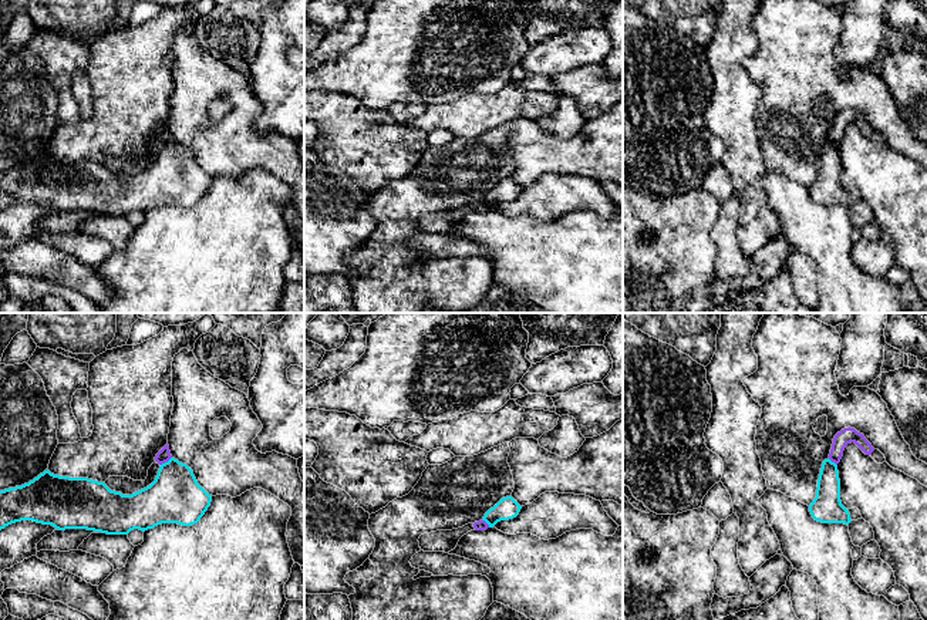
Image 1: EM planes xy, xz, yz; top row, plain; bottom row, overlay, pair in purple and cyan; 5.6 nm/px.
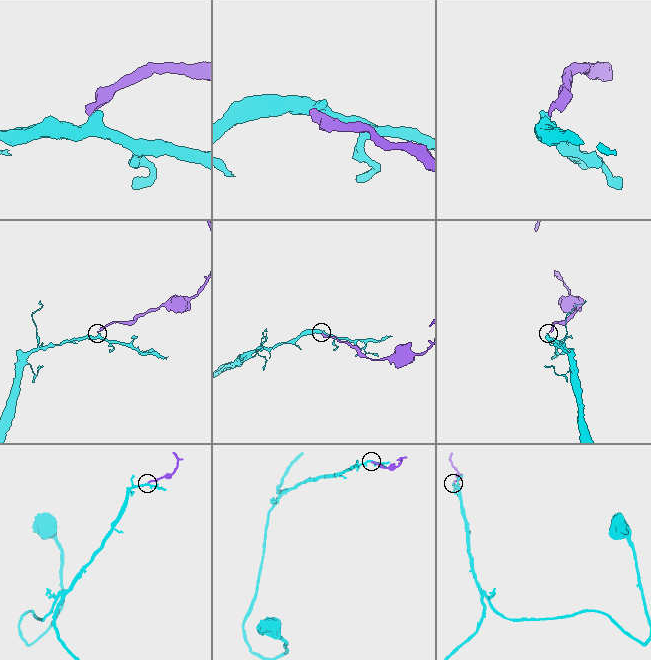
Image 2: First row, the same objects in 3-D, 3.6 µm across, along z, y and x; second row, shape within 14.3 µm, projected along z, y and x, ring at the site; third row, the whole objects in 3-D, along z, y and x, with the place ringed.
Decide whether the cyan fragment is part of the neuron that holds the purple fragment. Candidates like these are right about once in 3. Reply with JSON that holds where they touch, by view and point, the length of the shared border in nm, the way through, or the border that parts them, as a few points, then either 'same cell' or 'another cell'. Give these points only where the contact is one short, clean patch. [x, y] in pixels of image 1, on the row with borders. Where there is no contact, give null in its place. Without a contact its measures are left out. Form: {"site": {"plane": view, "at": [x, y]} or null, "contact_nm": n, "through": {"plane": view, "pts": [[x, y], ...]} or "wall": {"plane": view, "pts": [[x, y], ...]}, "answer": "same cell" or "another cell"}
{"site": {"plane": "xy", "at": [165, 461]}, "contact_nm": 80, "wall": {"plane": "xy", "pts": [[171, 457], [161, 465]]}, "answer": "another cell"}

